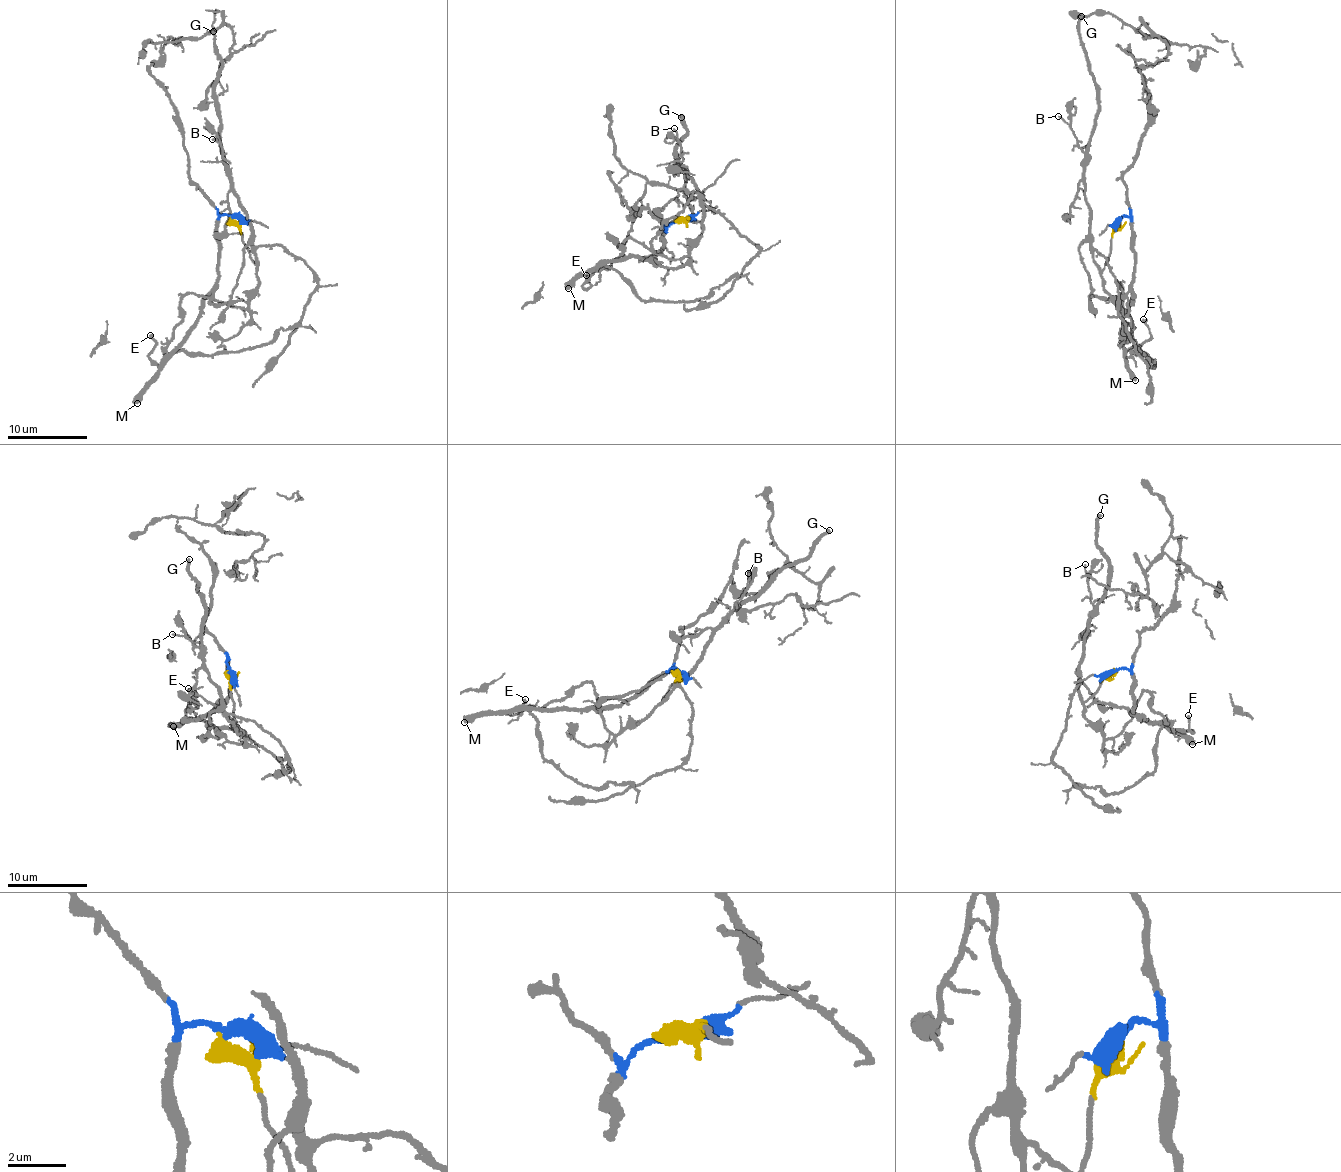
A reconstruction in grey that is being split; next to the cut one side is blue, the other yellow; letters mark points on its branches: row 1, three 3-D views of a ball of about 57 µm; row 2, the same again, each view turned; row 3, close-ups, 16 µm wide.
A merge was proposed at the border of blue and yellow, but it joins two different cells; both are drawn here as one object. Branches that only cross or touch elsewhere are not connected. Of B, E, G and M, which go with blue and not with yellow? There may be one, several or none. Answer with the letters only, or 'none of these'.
E, M

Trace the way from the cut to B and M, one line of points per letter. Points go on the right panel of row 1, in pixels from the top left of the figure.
B: (1120, 218), (1111, 237), (1108, 263), (1101, 270), (1094, 259), (1083, 179), (1084, 154), (1070, 128), (1059, 116)
M: (1120, 219), (1131, 218), (1135, 281), (1130, 310), (1123, 319), (1122, 336), (1124, 361), (1135, 381)

